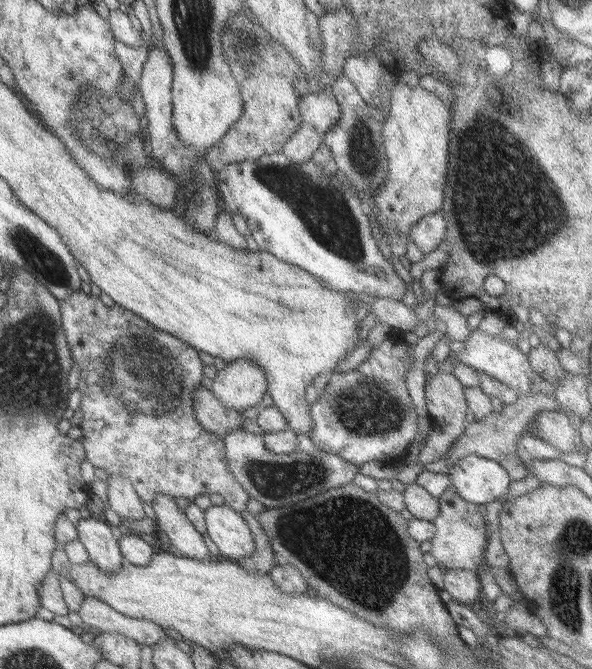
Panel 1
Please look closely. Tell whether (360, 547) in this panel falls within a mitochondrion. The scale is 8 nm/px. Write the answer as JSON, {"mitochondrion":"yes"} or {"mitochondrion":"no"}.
{"mitochondrion":"yes"}

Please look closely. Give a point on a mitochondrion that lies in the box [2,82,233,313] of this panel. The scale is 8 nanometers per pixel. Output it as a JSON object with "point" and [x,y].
{"point":[47,265]}

